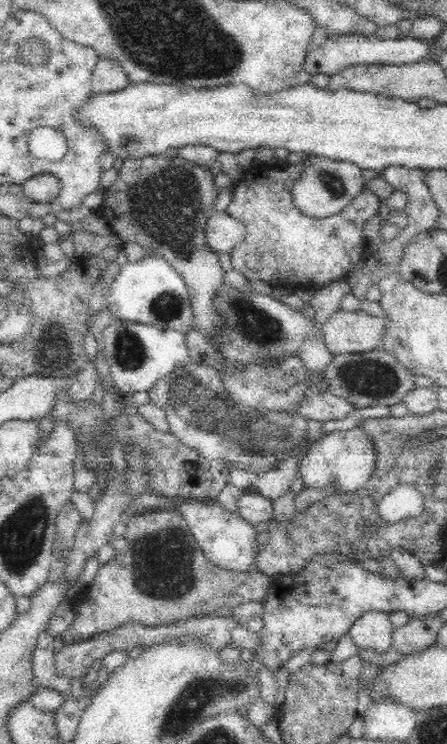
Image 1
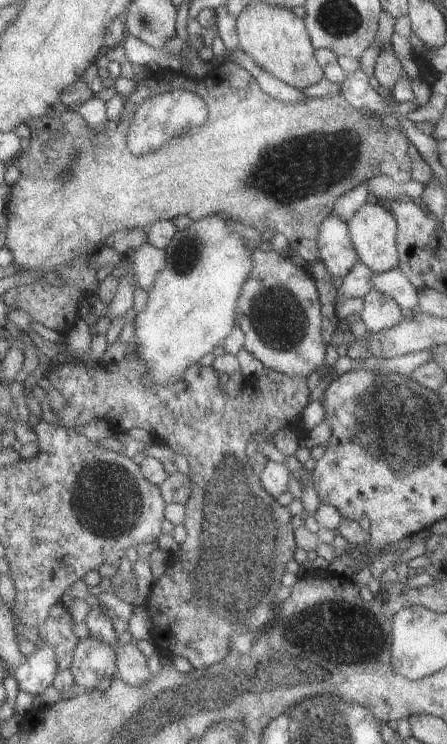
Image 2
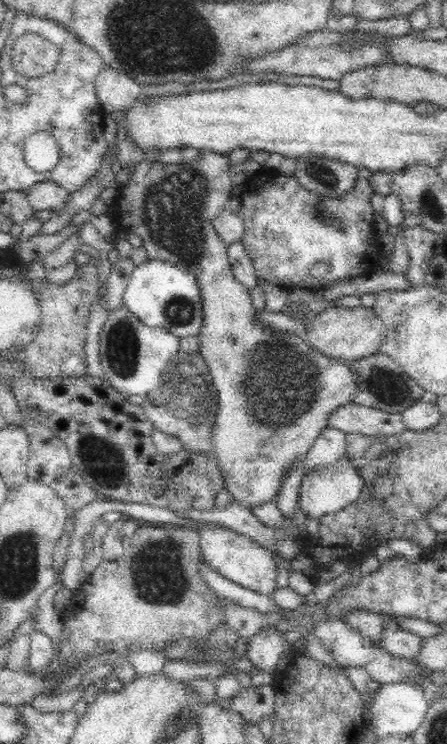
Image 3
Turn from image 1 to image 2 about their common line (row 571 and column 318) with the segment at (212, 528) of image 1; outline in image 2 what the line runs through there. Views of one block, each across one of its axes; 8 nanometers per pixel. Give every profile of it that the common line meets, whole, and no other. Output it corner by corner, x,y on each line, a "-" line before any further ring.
325,216
319,224
318,256
331,276
343,278
358,261
346,230
346,221

